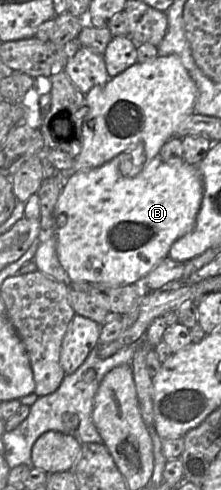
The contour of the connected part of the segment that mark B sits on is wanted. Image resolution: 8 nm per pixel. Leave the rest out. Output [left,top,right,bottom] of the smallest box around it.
[53,152,203,286]

